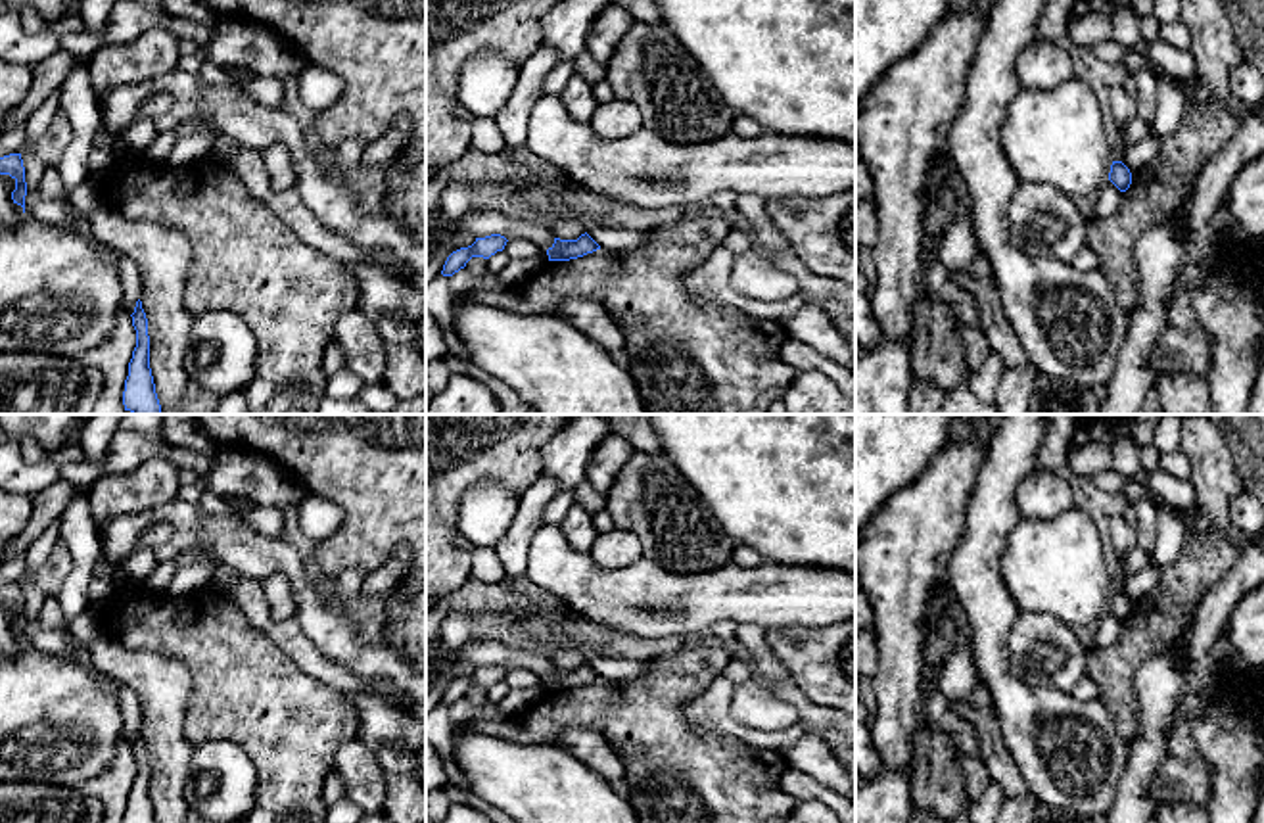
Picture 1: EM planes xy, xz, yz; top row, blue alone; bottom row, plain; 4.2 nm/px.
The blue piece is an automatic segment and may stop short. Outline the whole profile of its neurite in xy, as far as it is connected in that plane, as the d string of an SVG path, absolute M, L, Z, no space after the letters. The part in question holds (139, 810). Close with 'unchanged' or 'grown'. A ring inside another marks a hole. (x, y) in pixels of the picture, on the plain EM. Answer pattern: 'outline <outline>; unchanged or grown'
outline M140 729L136 731L134 742L130 746L136 760L136 777L129 792L129 806L125 810L123 823L155 823L155 813L150 798L148 748Z; unchanged

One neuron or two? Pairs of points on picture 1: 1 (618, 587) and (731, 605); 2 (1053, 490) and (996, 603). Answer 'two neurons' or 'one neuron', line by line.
1: one neuron
2: two neurons

